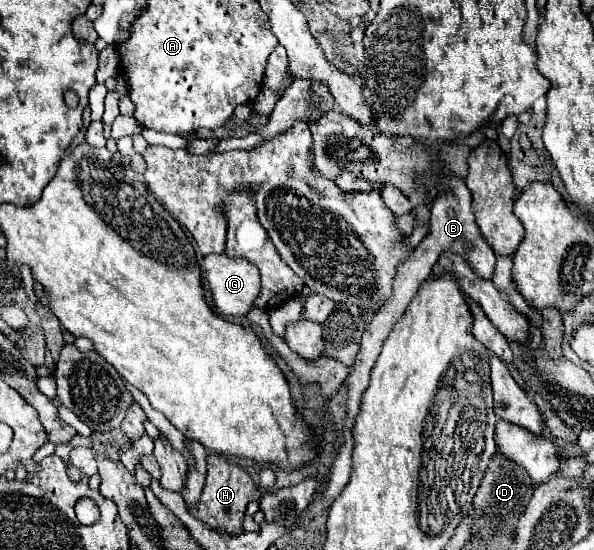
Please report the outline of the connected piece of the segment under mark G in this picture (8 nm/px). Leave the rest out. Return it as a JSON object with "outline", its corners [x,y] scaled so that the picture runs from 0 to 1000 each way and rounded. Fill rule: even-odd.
{"outline":[[[372,460],[372,464],[348,464],[342,471],[342,493],[355,529],[362,569],[375,576],[409,576],[426,558],[426,544],[436,536],[439,522],[436,493],[429,482],[423,482],[406,467],[382,467],[379,460]]]}

